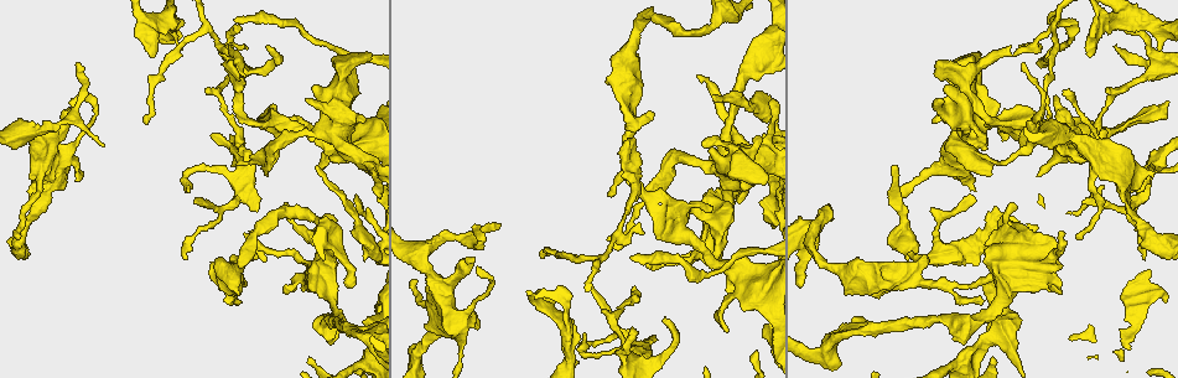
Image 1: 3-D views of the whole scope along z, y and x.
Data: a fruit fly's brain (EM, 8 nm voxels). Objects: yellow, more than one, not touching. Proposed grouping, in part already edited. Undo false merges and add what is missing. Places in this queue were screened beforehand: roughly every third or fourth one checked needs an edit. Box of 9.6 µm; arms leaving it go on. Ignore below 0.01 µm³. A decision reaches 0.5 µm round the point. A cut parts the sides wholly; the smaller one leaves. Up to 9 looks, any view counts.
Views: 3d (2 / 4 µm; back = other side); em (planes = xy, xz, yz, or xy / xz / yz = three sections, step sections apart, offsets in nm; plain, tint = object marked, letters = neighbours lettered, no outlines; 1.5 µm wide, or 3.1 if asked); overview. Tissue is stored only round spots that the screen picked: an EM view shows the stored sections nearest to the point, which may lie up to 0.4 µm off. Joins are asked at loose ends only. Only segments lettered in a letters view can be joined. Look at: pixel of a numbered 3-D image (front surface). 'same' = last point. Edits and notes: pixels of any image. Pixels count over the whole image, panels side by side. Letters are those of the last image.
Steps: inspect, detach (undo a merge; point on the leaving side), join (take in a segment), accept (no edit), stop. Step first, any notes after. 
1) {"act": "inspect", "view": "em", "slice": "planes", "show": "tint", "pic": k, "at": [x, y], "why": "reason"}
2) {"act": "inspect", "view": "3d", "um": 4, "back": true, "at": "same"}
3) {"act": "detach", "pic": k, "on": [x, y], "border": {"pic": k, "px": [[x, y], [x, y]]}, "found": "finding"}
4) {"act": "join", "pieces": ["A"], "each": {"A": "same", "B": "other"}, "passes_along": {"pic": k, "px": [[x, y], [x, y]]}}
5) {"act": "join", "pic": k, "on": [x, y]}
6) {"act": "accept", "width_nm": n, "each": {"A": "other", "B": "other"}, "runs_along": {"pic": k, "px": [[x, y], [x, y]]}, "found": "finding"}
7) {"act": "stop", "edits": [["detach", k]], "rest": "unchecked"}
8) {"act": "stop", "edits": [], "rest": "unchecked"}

{"act": "inspect", "view": "em", "slice": "planes", "show": "letters", "pic": 1, "at": [583, 332], "why": "tapers out"}

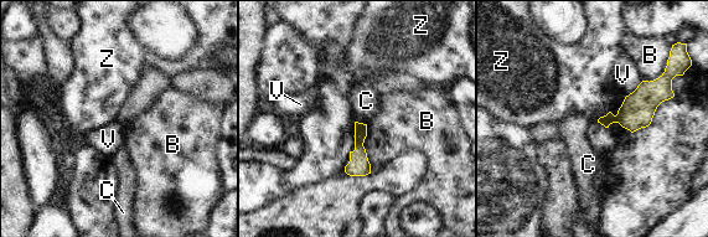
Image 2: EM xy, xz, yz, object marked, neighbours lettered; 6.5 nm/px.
{"act": "accept", "longest_contact_nm": ["B", 320], "each": {"B": "other", "C": "other", "V": "other", "Z": "other"}, "border": {"pic": 2, "px": [[355, 120], [366, 124]]}, "found": "no lettered segment goes on from it"}

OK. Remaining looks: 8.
{"act": "inspect", "view": "em", "slice": "planes", "show": "plain", "pic": 1, "at": [19, 239], "why": "free end"}

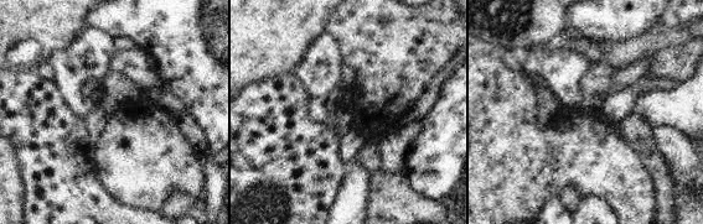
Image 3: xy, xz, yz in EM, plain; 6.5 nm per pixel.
{"act": "inspect", "view": "em", "slice": "planes", "show": "letters", "at": "same"}

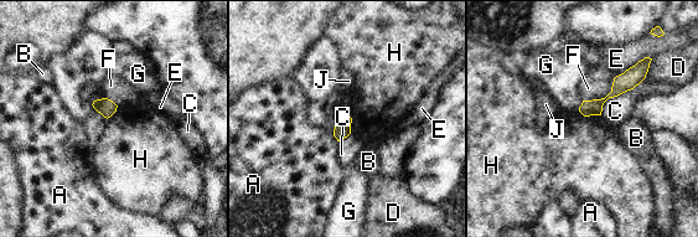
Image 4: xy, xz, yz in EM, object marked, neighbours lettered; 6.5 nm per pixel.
{"act": "accept", "each": {"A": "other", "B": "other", "C": "other", "D": "other", "E": "other", "F": "other", "G": "other", "H": "other", "J": "other"}, "runs_along": {"pic": 4, "px": [[642, 72], [594, 107], [583, 109]]}, "found": "no lettered segment goes on from it"}

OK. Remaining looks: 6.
{"act": "inspect", "view": "em", "slice": "xy", "step": 4, "show": "letters", "pic": 1, "at": [968, 77], "why": "branch point"}

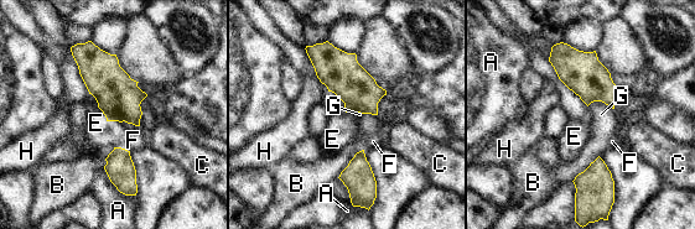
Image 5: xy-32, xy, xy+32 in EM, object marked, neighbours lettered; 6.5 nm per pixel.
{"act": "accept", "width_nm": 170, "each": {"A": "other", "B": "other", "C": "other", "E": "other", "F": "other", "G": "other", "H": "other"}, "border": {"pic": 5, "px": [[100, 109], [107, 120]]}, "found": "all the same cell"}

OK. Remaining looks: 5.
{"act": "inspect", "view": "3d", "um": 2, "pic": 1, "at": [952, 285]}

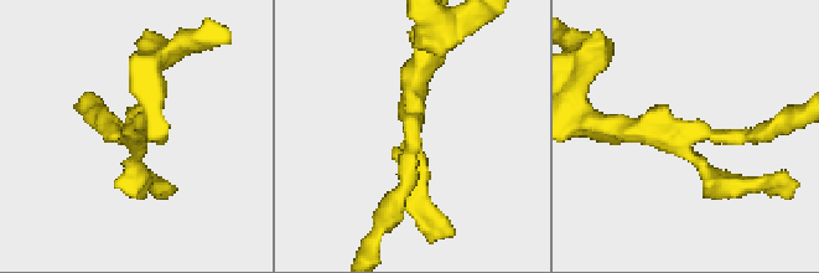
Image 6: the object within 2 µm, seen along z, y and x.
{"act": "inspect", "view": "em", "slice": "planes", "show": "letters", "pic": 6, "at": [131, 139]}

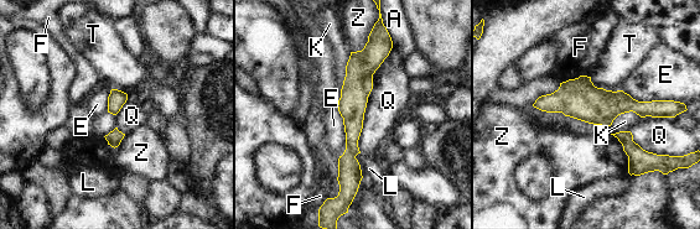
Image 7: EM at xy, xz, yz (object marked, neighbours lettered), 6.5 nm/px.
{"act": "accept", "width_nm": 190, "each": {"A": "other", "E": "other", "F": "other", "K": "other", "L": "other", "Q": "other", "T": "other", "Z": "other"}, "border": {"pic": 7, "px": [[533, 105], [602, 125], [641, 116]]}, "found": "one cell here"}

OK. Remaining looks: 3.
{"act": "stop", "edits": [], "rest": "unchecked"}

